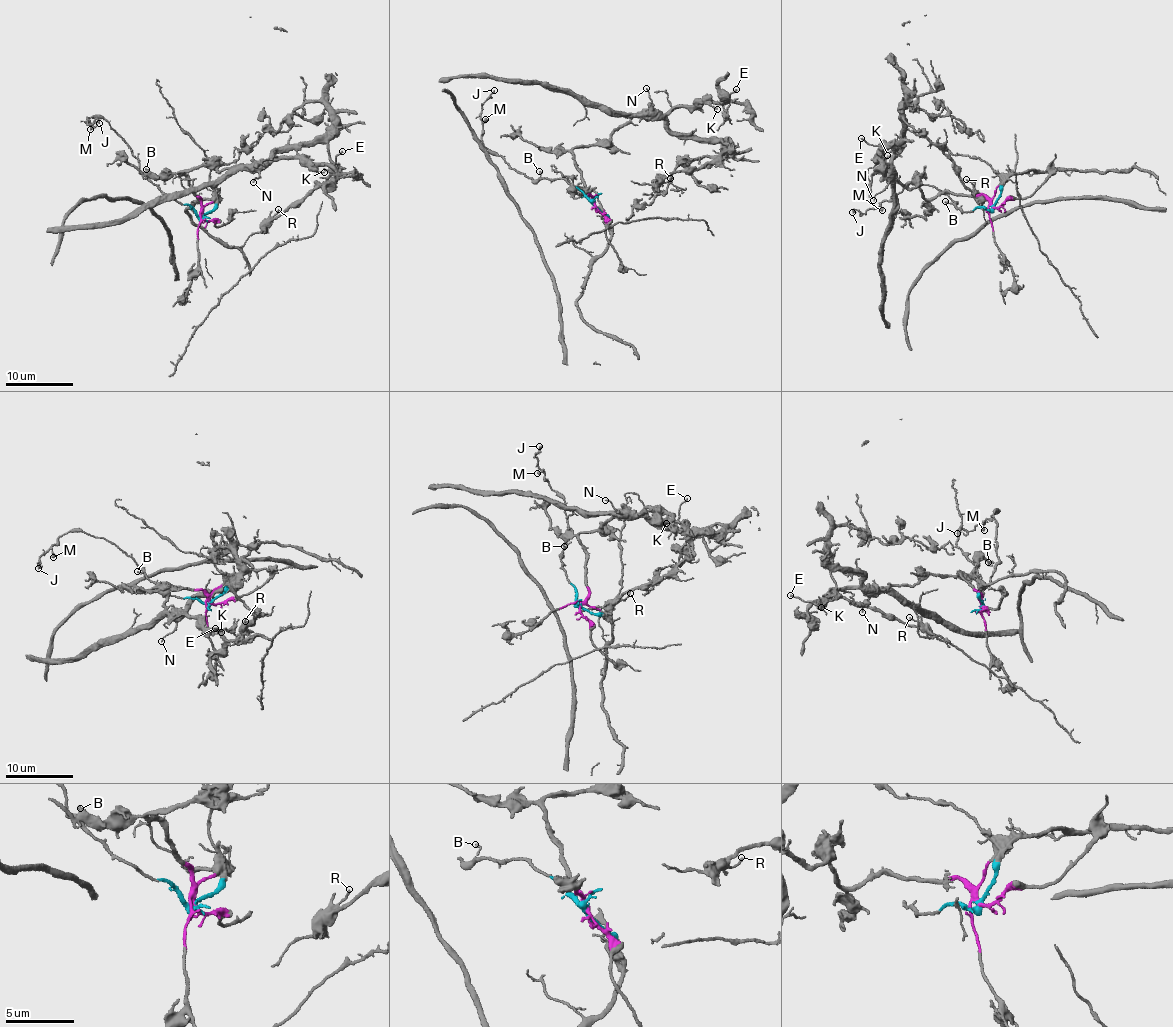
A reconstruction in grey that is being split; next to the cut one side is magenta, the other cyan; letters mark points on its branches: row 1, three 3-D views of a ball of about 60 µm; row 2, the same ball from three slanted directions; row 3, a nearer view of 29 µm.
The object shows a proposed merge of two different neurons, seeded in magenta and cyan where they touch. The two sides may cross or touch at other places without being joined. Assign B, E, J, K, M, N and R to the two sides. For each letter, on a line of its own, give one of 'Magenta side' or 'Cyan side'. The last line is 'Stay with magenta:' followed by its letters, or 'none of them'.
B: Cyan side
E: Magenta side
J: Cyan side
K: Magenta side
M: Cyan side
N: Magenta side
R: Magenta side
Stay with magenta: E, K, N, R

